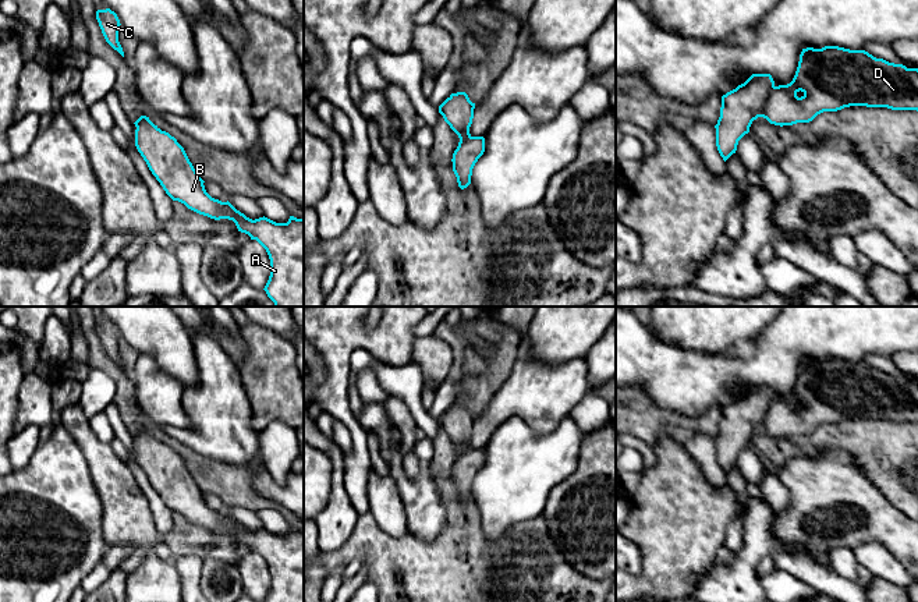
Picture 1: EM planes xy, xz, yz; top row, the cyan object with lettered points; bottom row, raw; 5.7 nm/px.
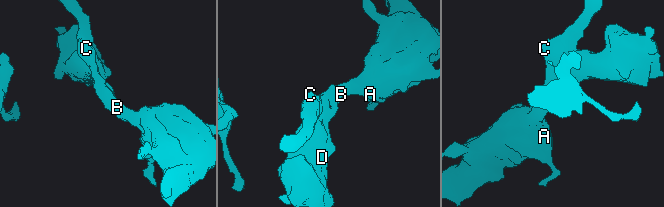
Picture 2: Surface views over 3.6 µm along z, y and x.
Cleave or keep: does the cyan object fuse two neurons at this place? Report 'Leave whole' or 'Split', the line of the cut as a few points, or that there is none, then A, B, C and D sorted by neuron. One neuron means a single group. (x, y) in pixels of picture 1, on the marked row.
Leave whole. No split. Groups: A B C D

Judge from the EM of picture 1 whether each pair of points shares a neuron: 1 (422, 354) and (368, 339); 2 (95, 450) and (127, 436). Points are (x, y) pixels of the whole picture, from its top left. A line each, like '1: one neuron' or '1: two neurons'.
1: two neurons
2: two neurons

